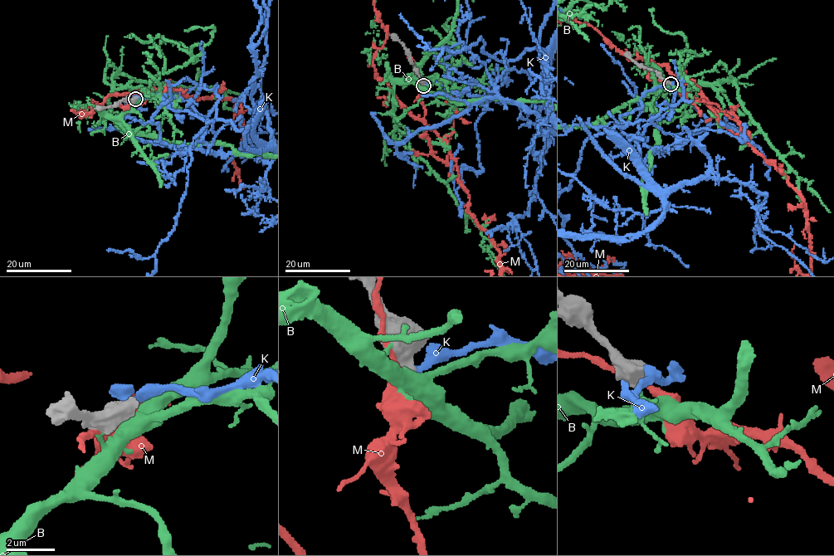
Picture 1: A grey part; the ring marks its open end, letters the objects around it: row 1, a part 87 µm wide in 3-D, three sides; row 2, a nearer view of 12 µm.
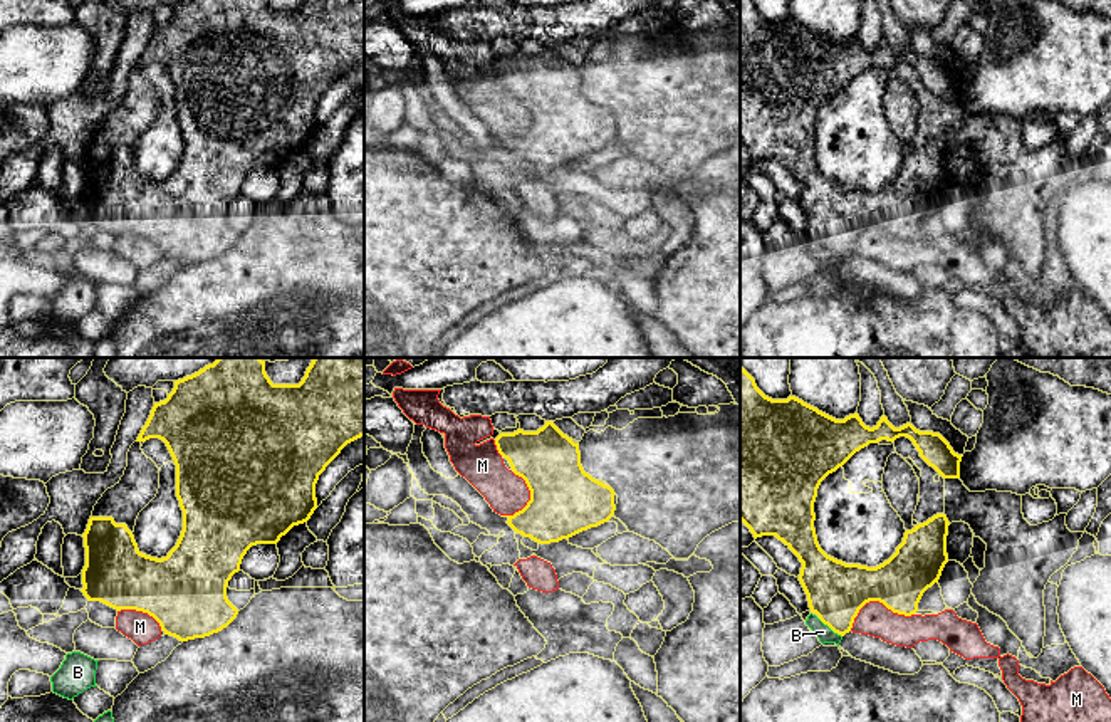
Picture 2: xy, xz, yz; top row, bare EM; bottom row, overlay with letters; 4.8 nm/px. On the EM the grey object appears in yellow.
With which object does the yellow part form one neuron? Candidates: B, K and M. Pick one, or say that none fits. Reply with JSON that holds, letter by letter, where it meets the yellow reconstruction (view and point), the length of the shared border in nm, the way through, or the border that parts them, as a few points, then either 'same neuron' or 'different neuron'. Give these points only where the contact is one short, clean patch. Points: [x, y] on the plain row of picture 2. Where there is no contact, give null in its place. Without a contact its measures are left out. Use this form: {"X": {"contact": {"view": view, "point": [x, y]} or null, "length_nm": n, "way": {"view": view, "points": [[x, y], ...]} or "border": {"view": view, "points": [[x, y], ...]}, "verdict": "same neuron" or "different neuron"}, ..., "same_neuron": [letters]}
{"B": {"contact": {"view": "yz", "point": [829, 251]}, "length_nm": 150, "border": {"view": "yz", "points": [[818, 242], [841, 261]]}, "verdict": "different neuron"}, "K": {"contact": null, "verdict": "different neuron"}, "M": {"contact": {"view": "yz", "point": [876, 224]}, "length_nm": 320, "verdict": "different neuron"}, "same_neuron": []}

